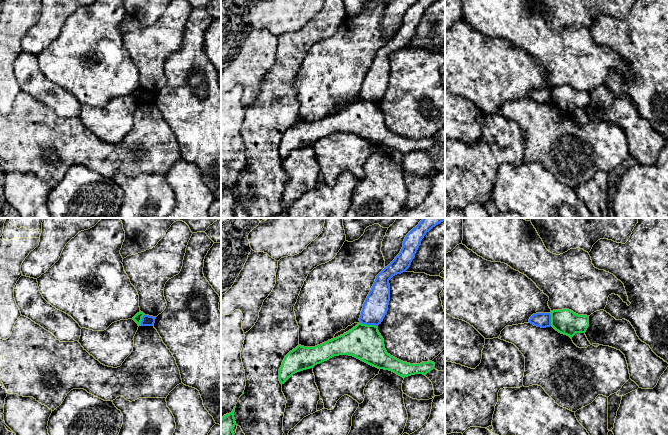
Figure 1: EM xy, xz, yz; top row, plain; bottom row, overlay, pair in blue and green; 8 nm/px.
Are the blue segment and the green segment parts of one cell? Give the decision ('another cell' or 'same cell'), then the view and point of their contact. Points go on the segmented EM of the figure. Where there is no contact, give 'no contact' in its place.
another cell | xz (368, 324)

